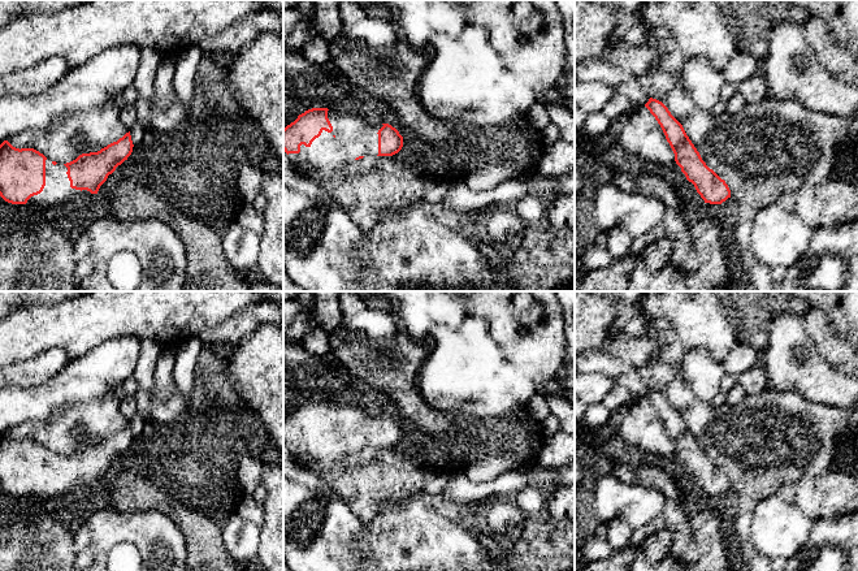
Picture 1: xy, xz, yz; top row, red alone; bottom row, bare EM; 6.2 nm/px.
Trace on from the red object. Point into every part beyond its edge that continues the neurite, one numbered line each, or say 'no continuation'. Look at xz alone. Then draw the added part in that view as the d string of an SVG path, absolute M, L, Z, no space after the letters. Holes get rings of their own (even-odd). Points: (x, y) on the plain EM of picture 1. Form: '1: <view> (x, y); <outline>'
1: xz (355, 428); M328 402L333 423L322 421L309 438L300 437L299 445L289 445L298 466L316 463L330 467L359 447L378 446L378 421L382 415L370 415L361 407Z

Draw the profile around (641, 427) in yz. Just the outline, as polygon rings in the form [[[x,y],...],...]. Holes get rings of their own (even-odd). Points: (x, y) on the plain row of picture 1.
[[[645,397],[629,402],[618,433],[625,446],[637,447],[644,453],[651,455],[675,453],[675,445],[660,416]]]

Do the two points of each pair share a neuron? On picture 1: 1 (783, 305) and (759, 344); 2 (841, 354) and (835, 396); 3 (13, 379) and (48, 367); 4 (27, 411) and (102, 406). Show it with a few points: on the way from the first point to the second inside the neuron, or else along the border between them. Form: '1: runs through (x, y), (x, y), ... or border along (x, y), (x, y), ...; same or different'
1: runs through (771, 310), (759, 321), (759, 332); same
2: border along (817, 349), (827, 362), (844, 373); different
3: runs through (22, 375), (39, 370); same
4: border along (91, 401), (69, 403), (44, 419), (33, 420); different

